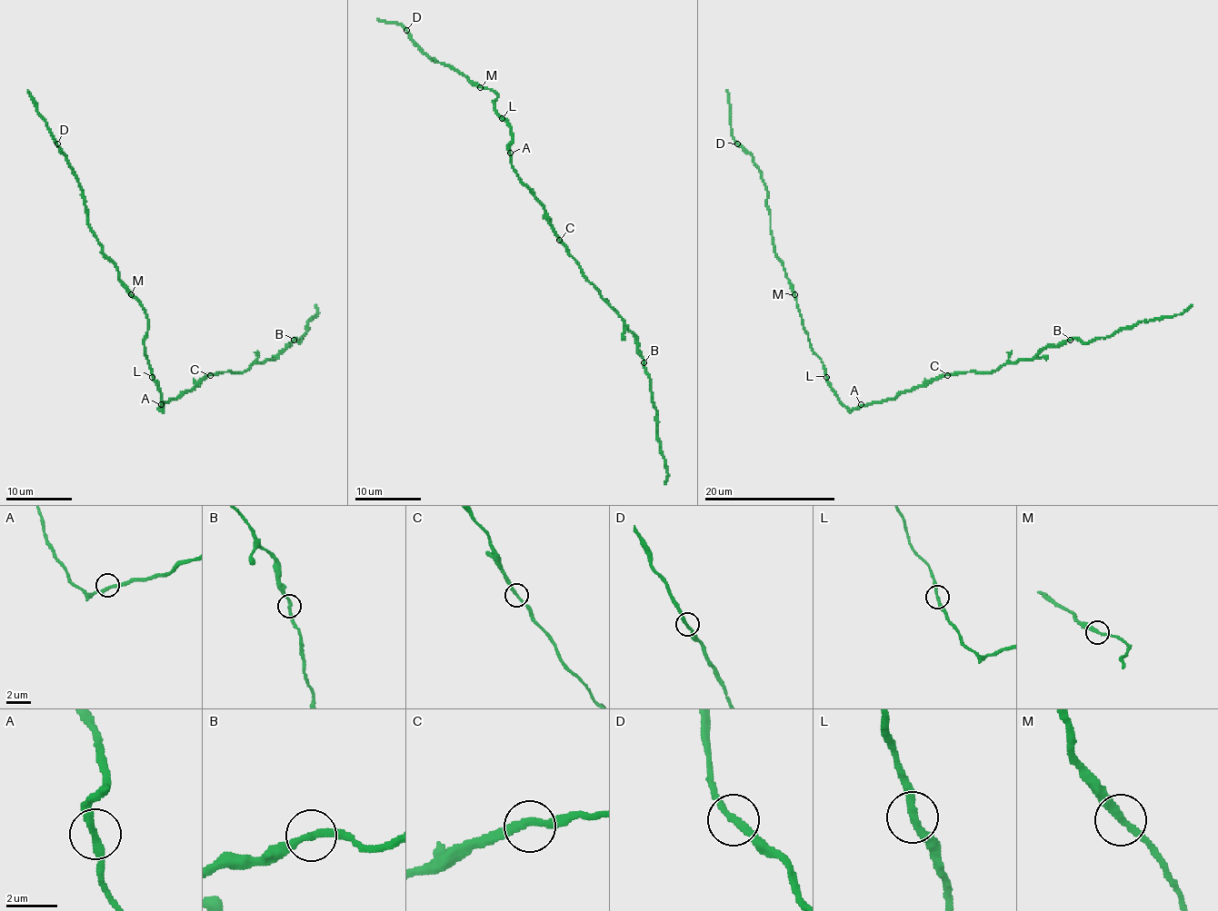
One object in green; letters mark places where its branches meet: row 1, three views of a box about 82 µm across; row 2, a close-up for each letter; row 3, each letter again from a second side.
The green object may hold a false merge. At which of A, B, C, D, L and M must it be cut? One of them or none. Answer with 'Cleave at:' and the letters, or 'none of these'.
Cleave at: none of these

